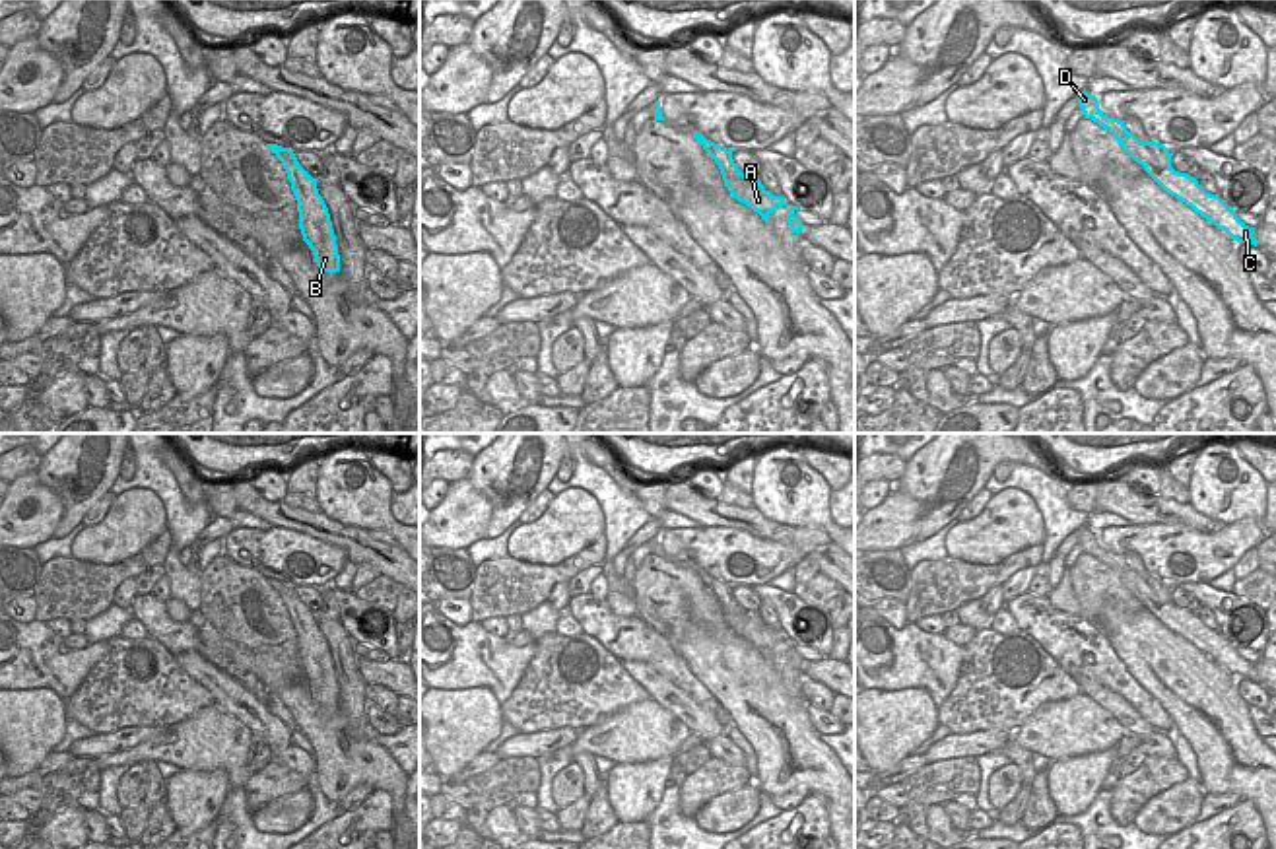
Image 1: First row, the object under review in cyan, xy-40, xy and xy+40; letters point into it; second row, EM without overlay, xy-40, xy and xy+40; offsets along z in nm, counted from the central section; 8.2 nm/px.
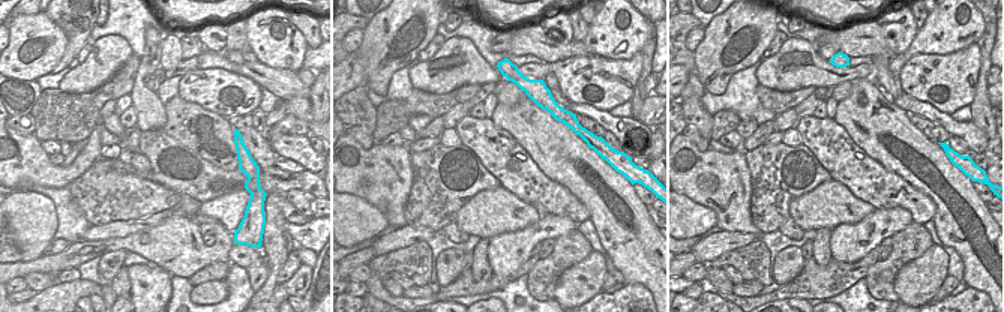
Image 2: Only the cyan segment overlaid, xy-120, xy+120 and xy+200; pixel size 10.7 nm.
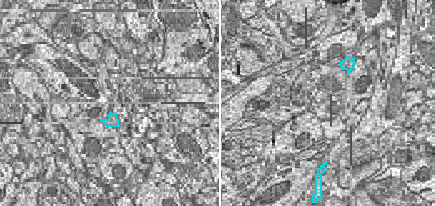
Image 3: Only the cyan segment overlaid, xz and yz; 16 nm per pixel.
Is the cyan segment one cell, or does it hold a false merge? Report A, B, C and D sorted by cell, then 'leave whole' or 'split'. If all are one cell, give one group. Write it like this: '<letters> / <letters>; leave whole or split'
A B / C D; split

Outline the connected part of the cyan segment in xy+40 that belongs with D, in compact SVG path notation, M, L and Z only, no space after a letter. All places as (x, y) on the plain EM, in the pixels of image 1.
M1086 525L1078 528L1078 540L1086 554L1091 554L1099 561L1107 563L1121 583L1144 602L1144 606L1171 631L1191 641L1196 649L1206 653L1218 664L1224 664L1237 678L1251 678L1257 682L1255 662L1245 661L1231 641L1227 641L1218 629L1206 628L1198 616L1187 608L1179 608L1173 602L1161 602L1144 577L1130 569L1125 556L1107 552L1099 546L1097 532Z

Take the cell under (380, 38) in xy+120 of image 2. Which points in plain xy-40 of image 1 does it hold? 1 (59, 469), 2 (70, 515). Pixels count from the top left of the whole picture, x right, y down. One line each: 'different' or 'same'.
1: same
2: same

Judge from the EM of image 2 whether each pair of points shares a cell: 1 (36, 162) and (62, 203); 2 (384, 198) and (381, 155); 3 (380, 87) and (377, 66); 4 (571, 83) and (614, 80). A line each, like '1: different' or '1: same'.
1: different
2: same
3: same
4: same

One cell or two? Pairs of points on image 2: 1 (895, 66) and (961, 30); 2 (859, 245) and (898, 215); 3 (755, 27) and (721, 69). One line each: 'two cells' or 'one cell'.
1: one cell
2: one cell
3: one cell

